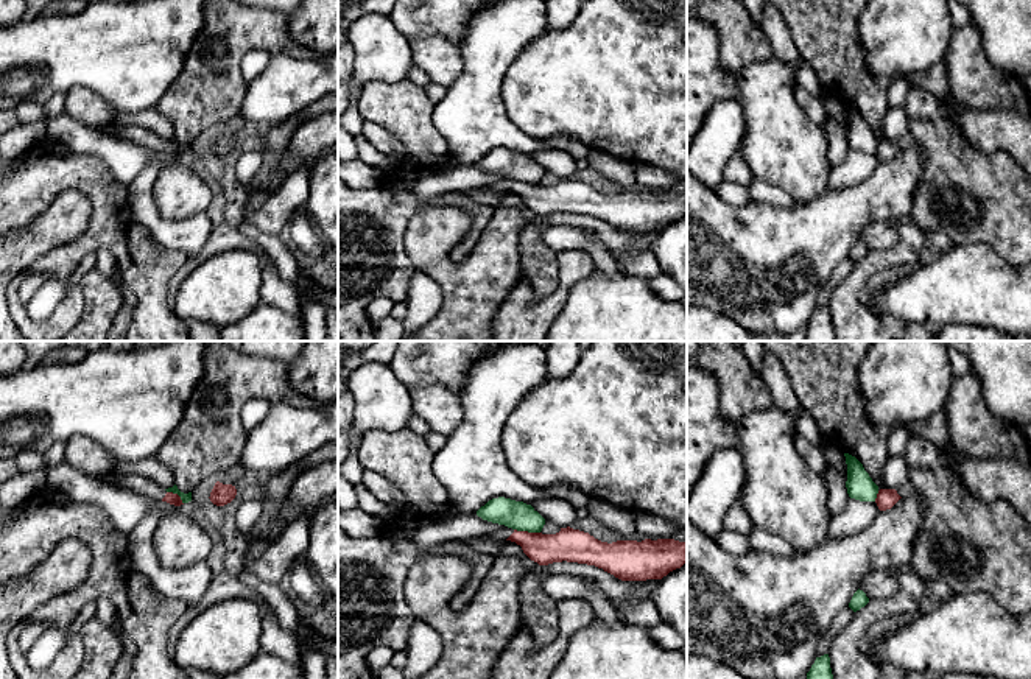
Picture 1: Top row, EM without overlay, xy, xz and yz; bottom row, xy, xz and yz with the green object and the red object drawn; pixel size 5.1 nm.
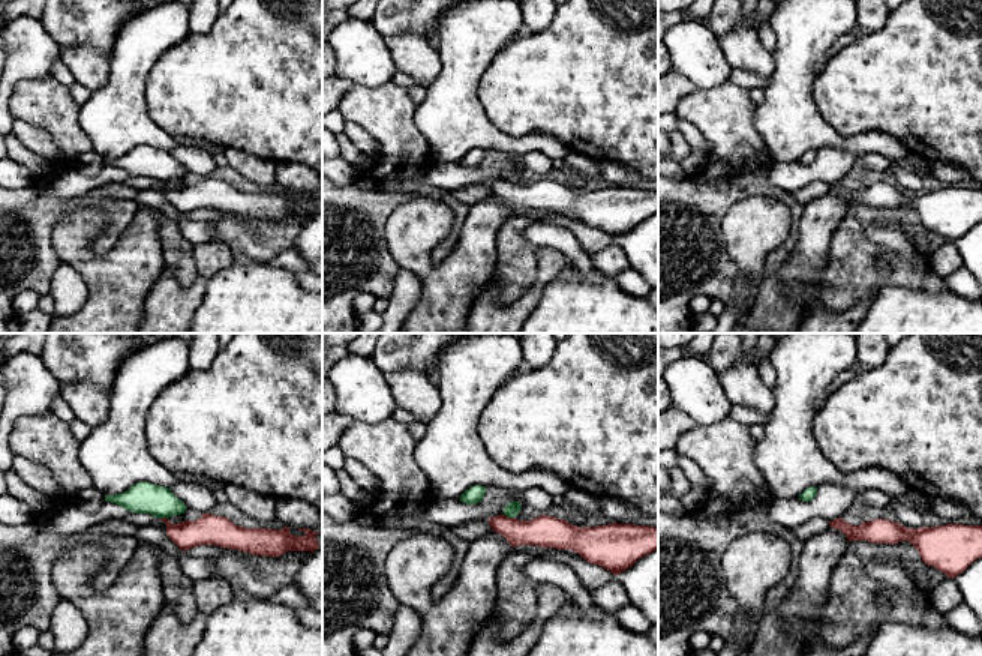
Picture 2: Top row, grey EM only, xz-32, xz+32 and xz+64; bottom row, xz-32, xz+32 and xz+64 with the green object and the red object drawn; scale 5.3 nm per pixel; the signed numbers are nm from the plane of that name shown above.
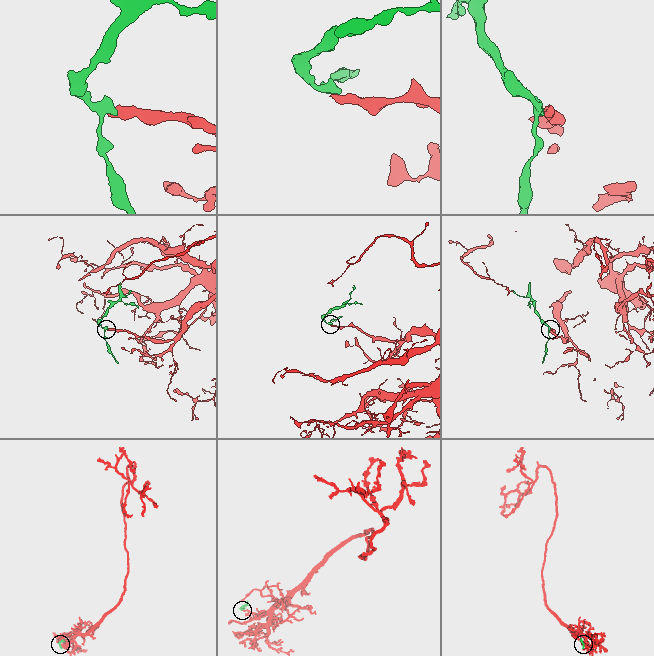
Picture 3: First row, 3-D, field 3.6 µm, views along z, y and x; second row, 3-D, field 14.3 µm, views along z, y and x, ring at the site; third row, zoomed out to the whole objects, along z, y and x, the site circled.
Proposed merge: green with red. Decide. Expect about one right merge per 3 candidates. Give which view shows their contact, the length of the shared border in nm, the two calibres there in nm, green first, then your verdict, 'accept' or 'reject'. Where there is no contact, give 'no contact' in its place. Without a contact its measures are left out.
xz | 140 nm | 150/170 nm | reject

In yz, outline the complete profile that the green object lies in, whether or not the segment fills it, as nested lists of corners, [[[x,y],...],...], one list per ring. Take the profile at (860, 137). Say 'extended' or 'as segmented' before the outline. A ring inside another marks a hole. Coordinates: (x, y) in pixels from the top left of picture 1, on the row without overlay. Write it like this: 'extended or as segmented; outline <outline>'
as segmented; outline [[[844,104],[847,115],[847,145],[860,153],[875,153],[878,137],[872,132],[863,115],[852,106]]]

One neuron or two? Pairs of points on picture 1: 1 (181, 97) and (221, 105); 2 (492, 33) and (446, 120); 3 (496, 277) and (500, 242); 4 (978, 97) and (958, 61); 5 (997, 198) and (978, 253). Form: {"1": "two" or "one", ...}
{"1": "one", "2": "one", "3": "one", "4": "one", "5": "two"}

